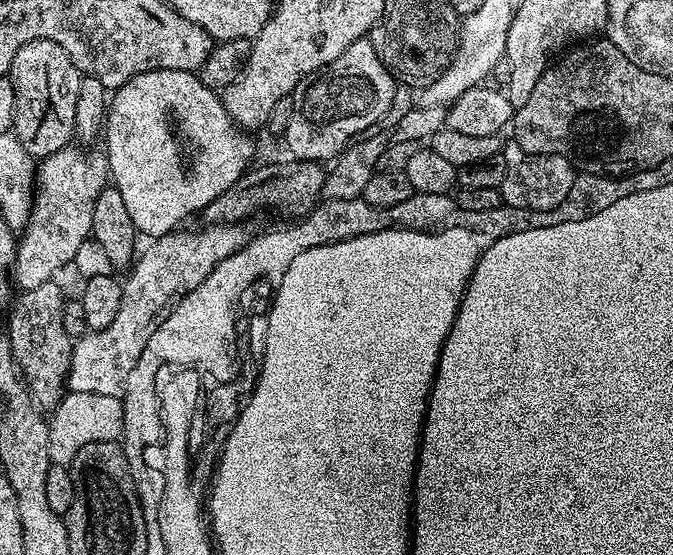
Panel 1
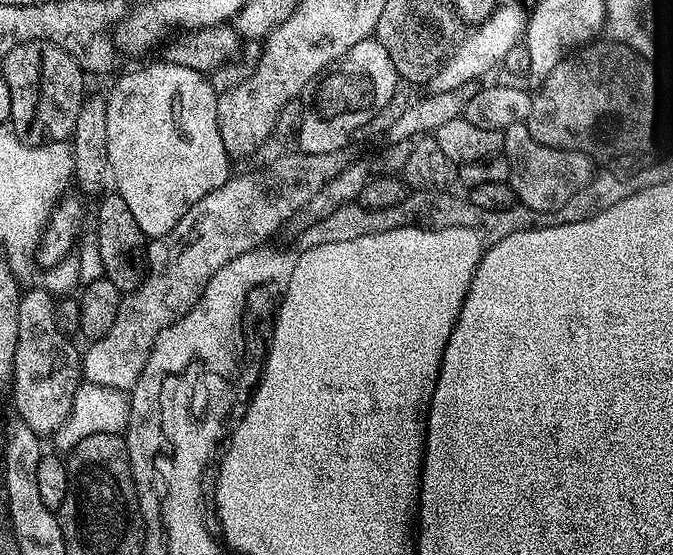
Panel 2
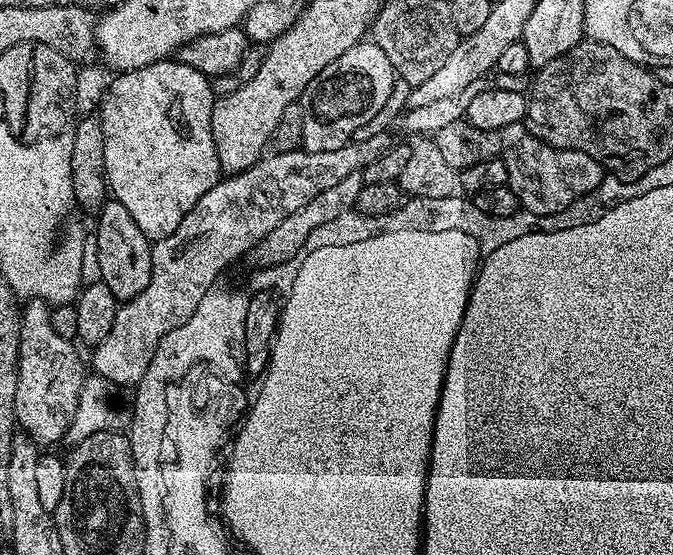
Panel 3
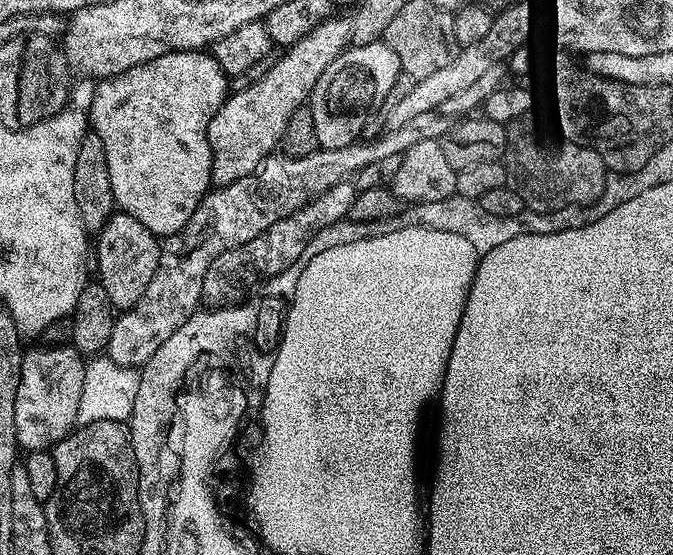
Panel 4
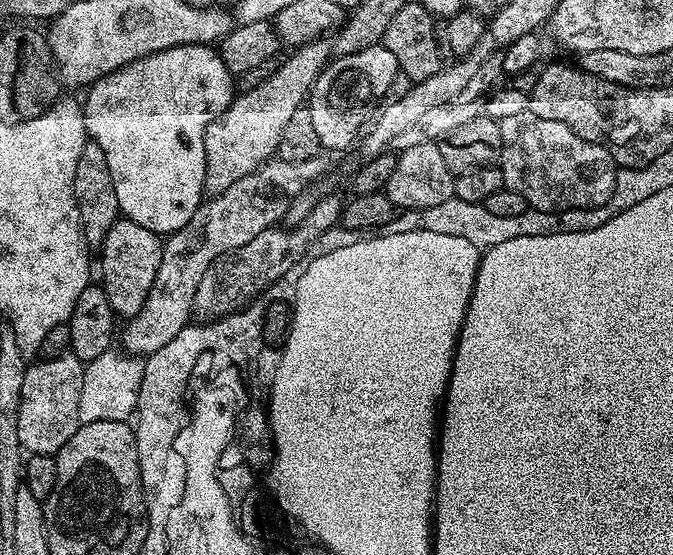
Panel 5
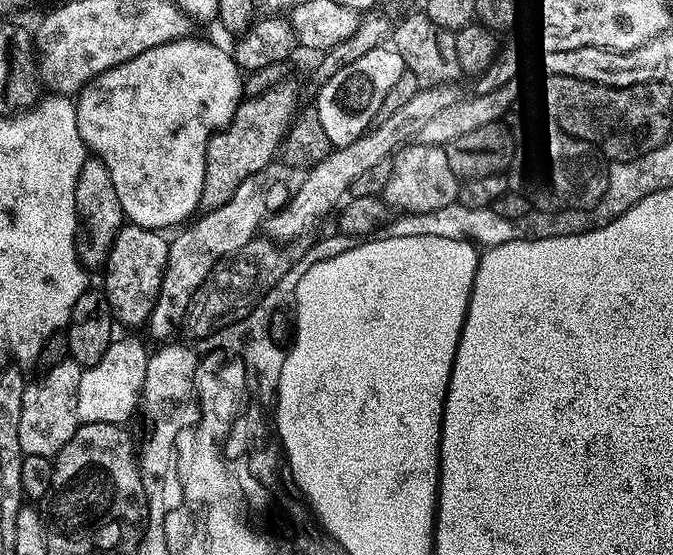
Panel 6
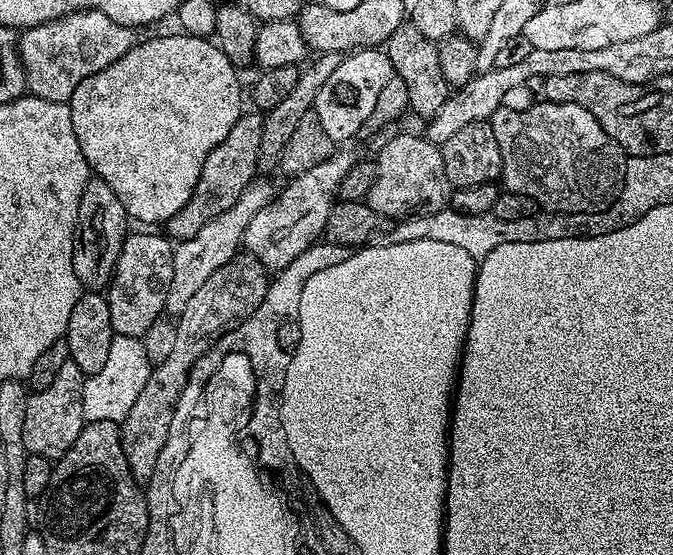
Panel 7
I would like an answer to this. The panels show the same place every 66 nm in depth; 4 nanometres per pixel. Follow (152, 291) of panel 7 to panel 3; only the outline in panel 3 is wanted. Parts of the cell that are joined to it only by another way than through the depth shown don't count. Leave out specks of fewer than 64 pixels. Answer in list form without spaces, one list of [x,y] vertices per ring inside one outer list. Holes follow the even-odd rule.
[[[112,198],[100,209],[96,220],[96,264],[100,267],[99,279],[123,302],[142,294],[150,286],[152,273],[152,244],[142,234],[138,222],[126,211],[126,206]]]

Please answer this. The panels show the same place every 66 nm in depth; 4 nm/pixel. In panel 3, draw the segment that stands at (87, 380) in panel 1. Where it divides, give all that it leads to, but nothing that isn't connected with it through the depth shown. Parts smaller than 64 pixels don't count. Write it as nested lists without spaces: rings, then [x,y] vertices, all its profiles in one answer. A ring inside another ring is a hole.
[[[391,131],[374,134],[374,138],[366,138],[366,142],[353,138],[338,150],[268,154],[253,168],[221,179],[214,190],[198,198],[194,210],[190,210],[190,214],[178,222],[178,230],[174,230],[174,234],[152,244],[150,286],[146,286],[142,294],[123,301],[117,307],[110,334],[106,334],[106,338],[95,345],[92,364],[90,360],[91,371],[112,386],[139,384],[146,366],[154,357],[158,342],[198,309],[210,286],[215,285],[212,283],[216,275],[231,260],[250,250],[252,252],[284,218],[293,214],[294,210],[301,209],[322,190],[337,185],[350,175],[363,173],[370,162],[382,158],[382,154],[392,148],[392,135]],[[198,255],[203,256],[202,266],[210,283],[208,285],[198,279]]]

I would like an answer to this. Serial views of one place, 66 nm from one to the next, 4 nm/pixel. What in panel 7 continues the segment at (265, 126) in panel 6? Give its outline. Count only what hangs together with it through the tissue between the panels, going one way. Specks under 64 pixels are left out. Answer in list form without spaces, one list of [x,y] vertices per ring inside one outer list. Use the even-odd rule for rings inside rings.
[[[248,114],[241,115],[238,123],[230,130],[230,134],[226,134],[226,138],[222,138],[222,142],[218,142],[218,146],[210,150],[206,162],[202,162],[202,170],[198,174],[198,182],[190,198],[177,213],[166,221],[167,235],[173,241],[179,242],[194,238],[194,234],[198,234],[198,230],[202,230],[206,222],[214,222],[218,214],[230,210],[230,206],[238,202],[238,198],[244,192],[244,187],[252,183],[258,172],[263,125],[263,119],[259,115],[257,117],[248,116]]]

